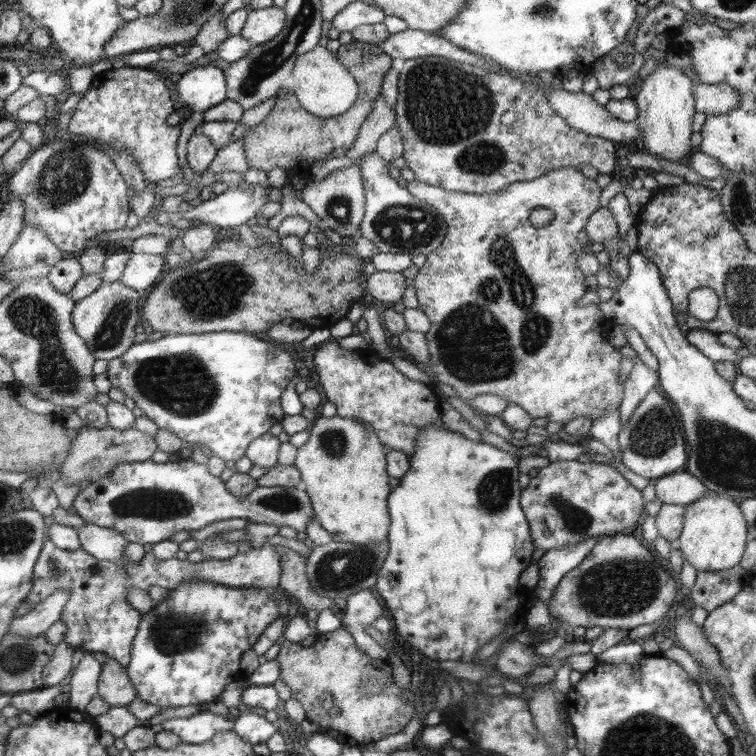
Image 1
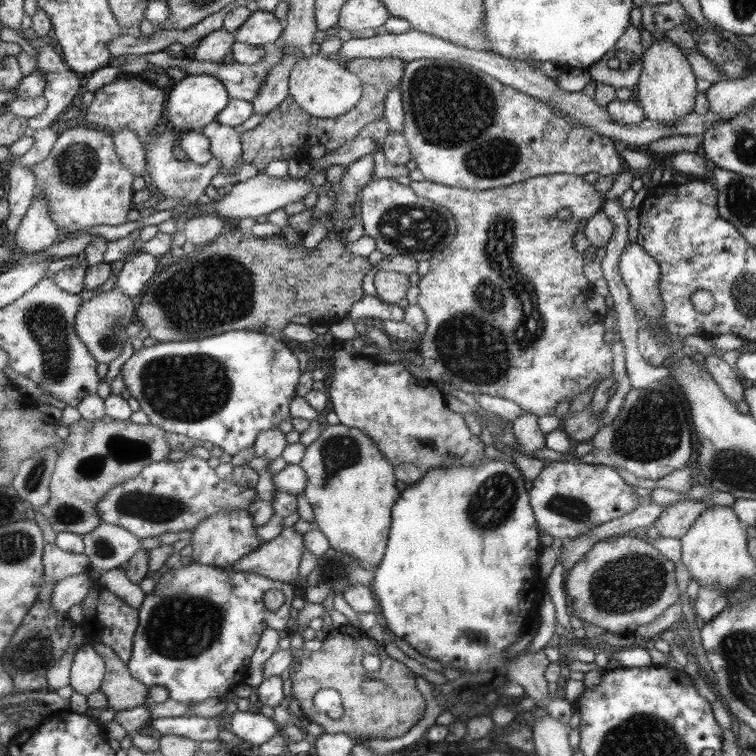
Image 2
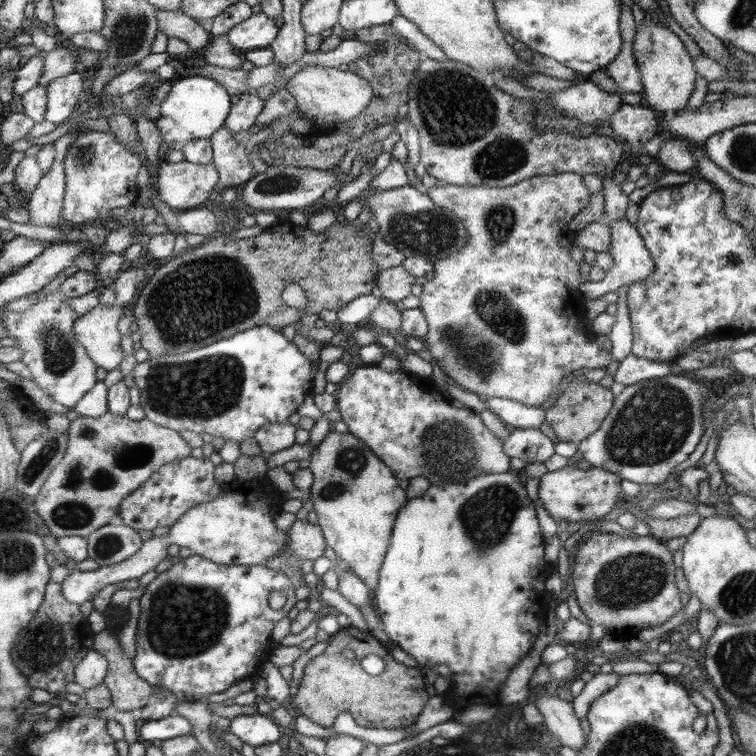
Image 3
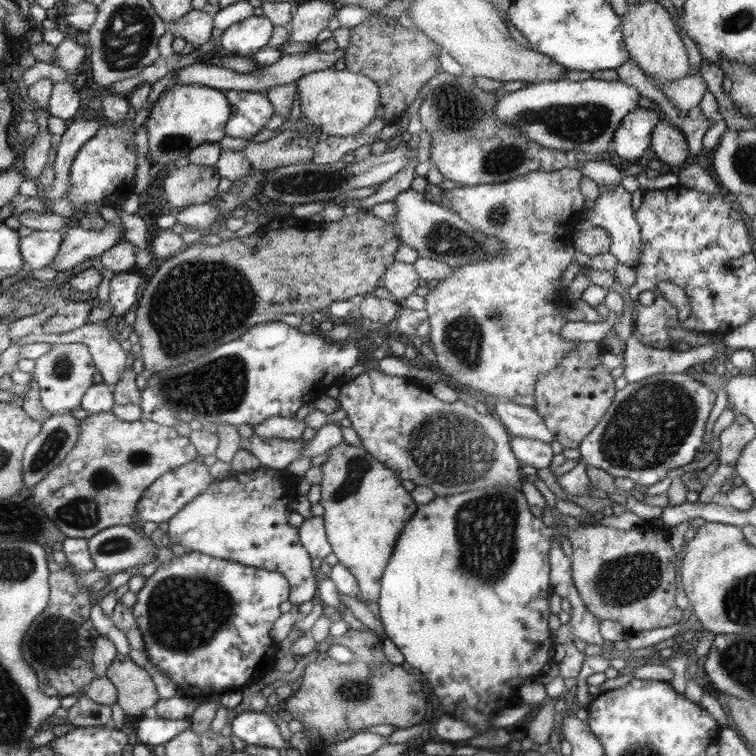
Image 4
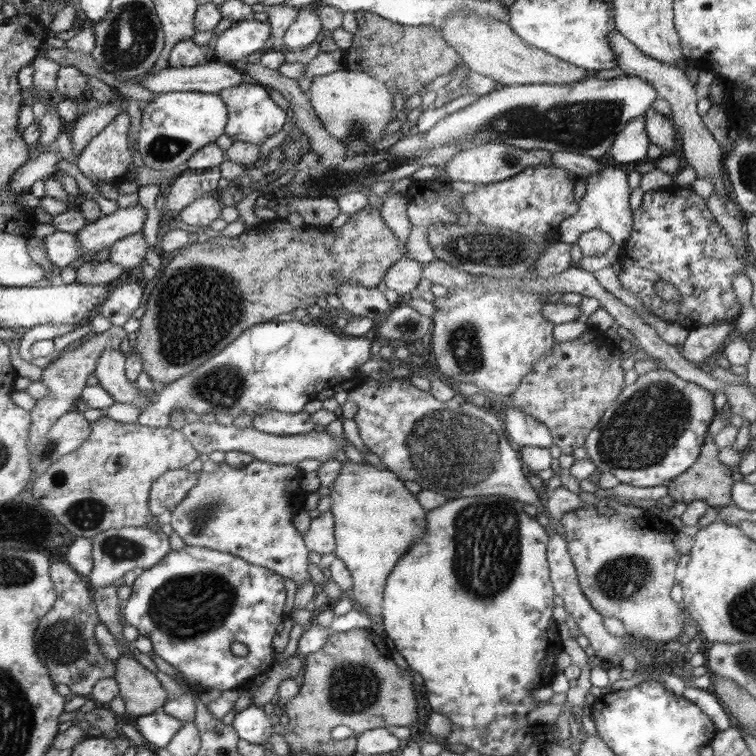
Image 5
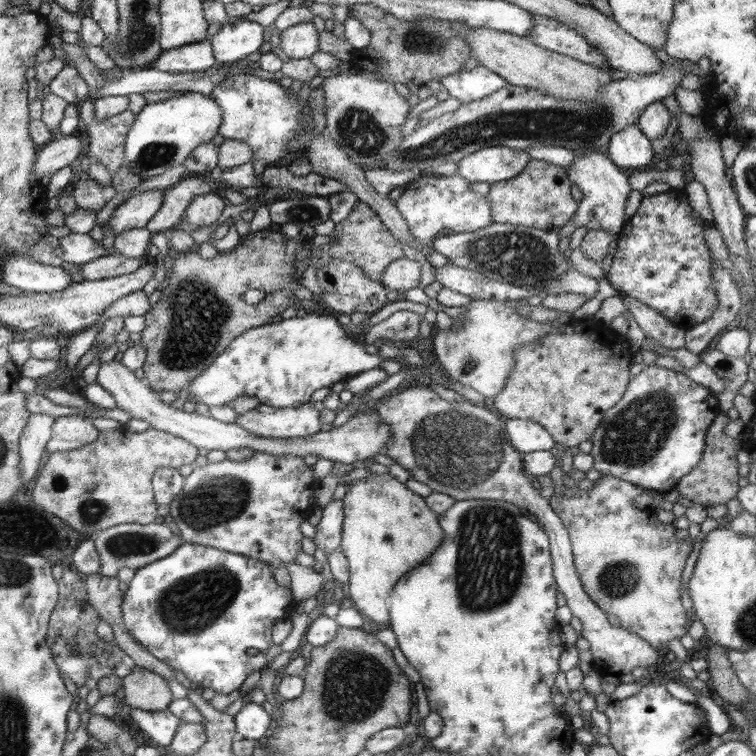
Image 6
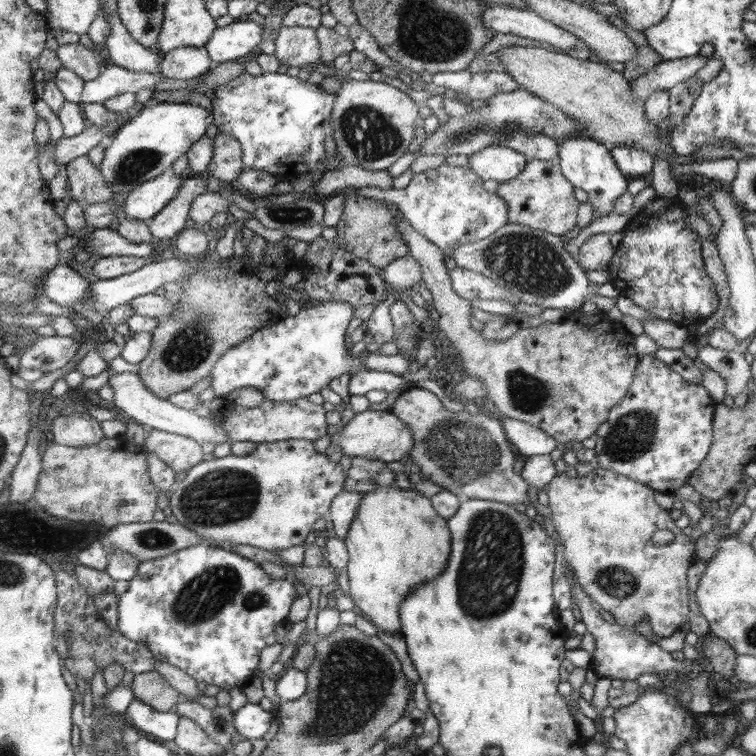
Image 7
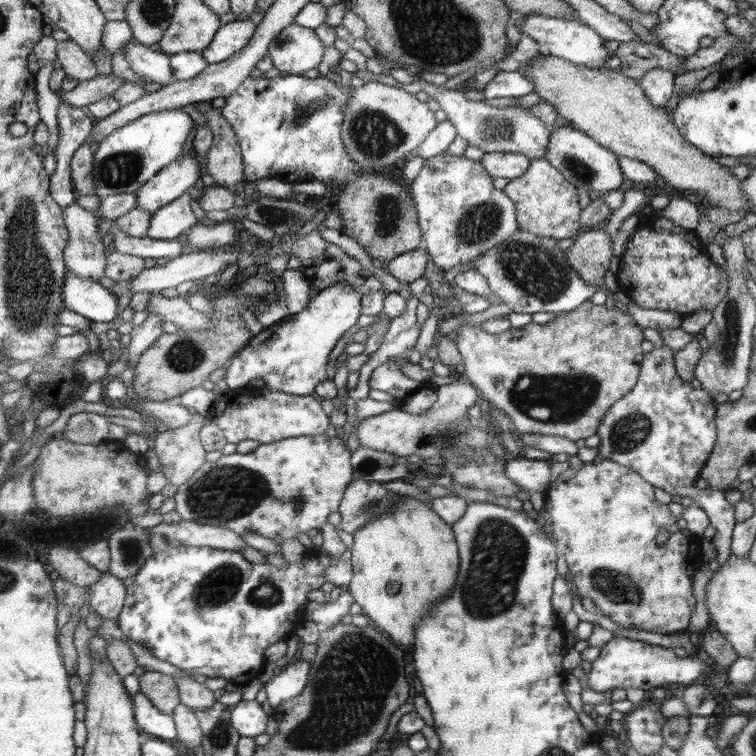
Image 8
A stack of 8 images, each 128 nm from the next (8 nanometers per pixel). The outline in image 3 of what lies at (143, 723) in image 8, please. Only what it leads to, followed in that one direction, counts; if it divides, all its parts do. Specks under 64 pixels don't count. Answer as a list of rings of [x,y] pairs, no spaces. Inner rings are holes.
[[[172,713],[161,719],[146,721],[138,734],[140,734],[139,740],[144,744],[153,743],[154,740],[167,741],[171,738],[192,735],[193,726],[187,718]]]

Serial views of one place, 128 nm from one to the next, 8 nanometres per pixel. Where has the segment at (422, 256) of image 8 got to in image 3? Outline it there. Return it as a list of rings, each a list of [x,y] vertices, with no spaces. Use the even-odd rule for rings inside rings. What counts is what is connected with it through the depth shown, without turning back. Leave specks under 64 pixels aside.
[[[402,265],[382,269],[376,282],[384,300],[399,305],[412,292],[416,277],[412,276]]]

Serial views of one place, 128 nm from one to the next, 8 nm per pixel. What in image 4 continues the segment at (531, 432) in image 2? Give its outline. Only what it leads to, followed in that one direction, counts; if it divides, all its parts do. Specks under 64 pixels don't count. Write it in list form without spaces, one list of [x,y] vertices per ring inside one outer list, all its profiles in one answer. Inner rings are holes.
[[[515,436],[512,437],[511,445],[512,450],[515,451],[515,457],[519,458],[524,465],[530,464],[537,469],[553,467],[551,462],[554,452],[550,443],[525,436]]]

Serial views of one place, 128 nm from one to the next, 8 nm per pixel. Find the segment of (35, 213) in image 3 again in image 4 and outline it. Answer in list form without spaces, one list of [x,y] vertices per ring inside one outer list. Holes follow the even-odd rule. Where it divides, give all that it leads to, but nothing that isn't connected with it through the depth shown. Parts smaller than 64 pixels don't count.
[[[101,116],[93,119],[82,119],[77,117],[68,122],[66,131],[61,136],[60,144],[56,148],[56,160],[54,160],[53,171],[54,178],[51,187],[48,190],[42,190],[41,195],[45,194],[48,197],[46,208],[51,210],[48,201],[55,202],[62,197],[67,196],[67,188],[69,184],[69,174],[72,162],[80,152],[80,148],[87,144],[99,128],[104,124],[104,119]]]

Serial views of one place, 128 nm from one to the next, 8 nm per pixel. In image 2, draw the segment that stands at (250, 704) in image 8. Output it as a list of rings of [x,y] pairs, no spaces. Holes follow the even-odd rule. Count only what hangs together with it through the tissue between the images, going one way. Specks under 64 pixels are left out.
[[[236,711],[231,714],[228,728],[231,729],[235,739],[248,742],[251,745],[261,745],[268,742],[276,732],[278,724],[261,712]]]

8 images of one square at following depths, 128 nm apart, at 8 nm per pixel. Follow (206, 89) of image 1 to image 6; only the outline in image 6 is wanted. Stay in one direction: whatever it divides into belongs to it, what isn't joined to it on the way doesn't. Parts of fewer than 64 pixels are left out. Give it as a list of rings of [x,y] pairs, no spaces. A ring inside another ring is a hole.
[[[198,92],[177,94],[164,102],[146,103],[136,115],[136,122],[124,142],[126,164],[134,174],[144,179],[162,174],[176,165],[183,165],[186,158],[200,144],[211,142],[223,122],[221,106],[208,95]]]

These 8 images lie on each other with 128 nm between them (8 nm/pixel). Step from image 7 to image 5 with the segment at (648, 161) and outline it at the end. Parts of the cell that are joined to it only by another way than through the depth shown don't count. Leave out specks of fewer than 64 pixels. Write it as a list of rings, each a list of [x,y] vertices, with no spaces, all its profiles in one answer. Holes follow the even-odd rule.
[[[645,116],[633,118],[612,142],[607,159],[616,164],[644,163],[648,161],[650,139],[645,129]]]

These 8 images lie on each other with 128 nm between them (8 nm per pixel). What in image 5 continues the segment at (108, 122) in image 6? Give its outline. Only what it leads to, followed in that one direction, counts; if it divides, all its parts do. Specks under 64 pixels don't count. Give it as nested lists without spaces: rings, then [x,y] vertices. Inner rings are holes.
[[[124,110],[102,131],[92,138],[75,160],[78,170],[98,184],[101,180],[120,185],[132,162],[128,144],[130,116]]]

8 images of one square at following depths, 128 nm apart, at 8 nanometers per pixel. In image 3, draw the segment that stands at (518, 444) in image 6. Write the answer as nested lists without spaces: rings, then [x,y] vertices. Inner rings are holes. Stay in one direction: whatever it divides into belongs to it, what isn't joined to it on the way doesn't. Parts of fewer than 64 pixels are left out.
[[[485,397],[487,409],[500,416],[500,420],[509,429],[539,429],[545,421],[545,410],[542,407],[526,406],[504,397]]]

